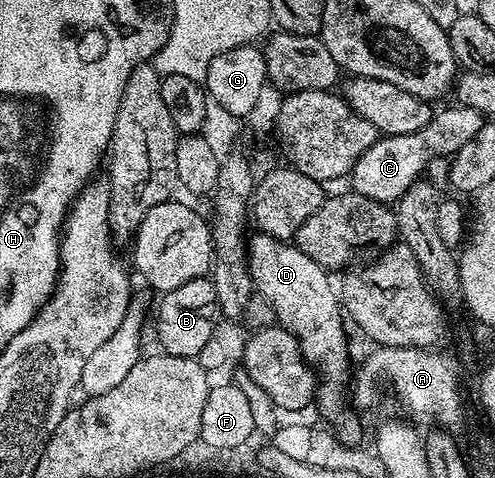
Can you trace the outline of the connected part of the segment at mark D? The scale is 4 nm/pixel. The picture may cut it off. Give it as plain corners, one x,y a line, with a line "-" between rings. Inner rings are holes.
260,233
254,236
247,243
248,278
257,286
258,293
273,306
276,322
297,339
302,357
319,376
320,382
315,387
315,408
326,419
324,422
342,443
360,444
363,437
361,423
357,420
358,412
349,411
345,404
347,384
351,379
349,343
345,340
346,320
338,292
334,284
333,287
329,284
330,272
311,261
311,257
292,242

